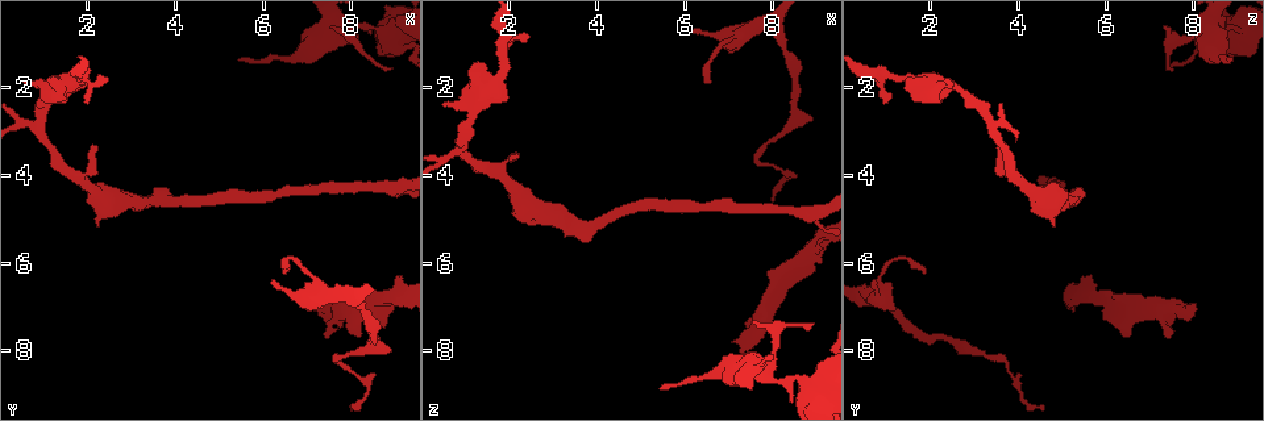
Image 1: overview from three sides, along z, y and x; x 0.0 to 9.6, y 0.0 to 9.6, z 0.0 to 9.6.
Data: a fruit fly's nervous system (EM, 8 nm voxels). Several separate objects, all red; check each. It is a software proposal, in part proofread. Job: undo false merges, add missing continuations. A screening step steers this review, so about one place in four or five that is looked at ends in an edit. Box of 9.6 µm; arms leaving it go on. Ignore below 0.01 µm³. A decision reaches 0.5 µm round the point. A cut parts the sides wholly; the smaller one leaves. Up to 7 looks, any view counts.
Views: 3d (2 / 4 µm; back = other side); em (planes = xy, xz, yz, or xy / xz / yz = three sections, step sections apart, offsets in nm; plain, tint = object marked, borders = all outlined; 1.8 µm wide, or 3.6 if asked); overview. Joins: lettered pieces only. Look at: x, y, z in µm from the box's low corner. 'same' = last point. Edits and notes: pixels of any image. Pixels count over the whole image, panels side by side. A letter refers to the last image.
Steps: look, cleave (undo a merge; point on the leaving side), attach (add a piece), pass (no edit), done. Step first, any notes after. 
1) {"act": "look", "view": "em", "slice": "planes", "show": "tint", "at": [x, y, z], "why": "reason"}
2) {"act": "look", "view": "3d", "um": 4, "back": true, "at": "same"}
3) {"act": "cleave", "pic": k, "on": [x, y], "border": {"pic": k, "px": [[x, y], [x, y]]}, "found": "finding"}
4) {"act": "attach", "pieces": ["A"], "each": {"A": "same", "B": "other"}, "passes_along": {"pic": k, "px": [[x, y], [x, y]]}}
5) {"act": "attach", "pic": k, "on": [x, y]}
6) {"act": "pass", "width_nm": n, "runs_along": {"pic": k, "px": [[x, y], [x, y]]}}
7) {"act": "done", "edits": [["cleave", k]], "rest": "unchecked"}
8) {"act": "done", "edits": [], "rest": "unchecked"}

{"act": "look", "view": "em", "slice": "planes", "show": "borders", "at": [7.60, 8.20, 3.50], "why": "sharp bend"}

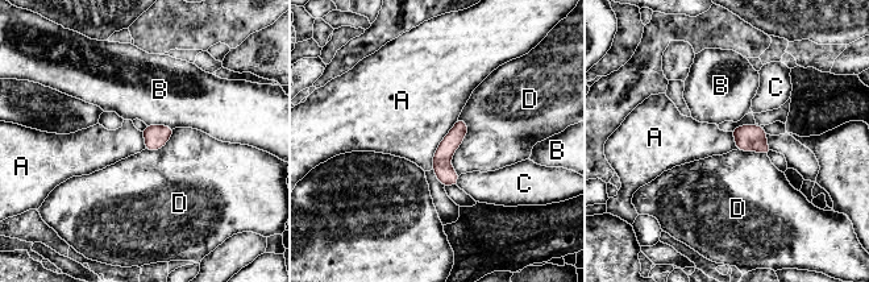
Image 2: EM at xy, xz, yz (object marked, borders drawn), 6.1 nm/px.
{"act": "pass", "longest_contact_nm": ["D", 360], "each": {"A": "other", "B": "other", "C": "other", "D": "other"}, "runs_along": {"pic": 2, "px": [[461, 123], [445, 150], [453, 182]]}, "found": "all the same cell"}

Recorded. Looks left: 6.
{"act": "look", "view": "em", "slice": "planes", "show": "borders", "at": [7.10, 7.00, 7.75], "why": "an open end"}

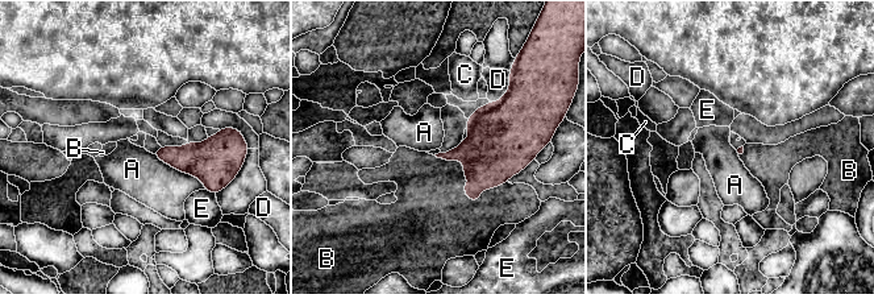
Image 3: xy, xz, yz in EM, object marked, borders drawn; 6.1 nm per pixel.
{"act": "attach", "pieces": ["B"], "longest_contact_nm": ["B", 480], "each": {"A": "other", "B": "same", "C": "other", "D": "other", "E": "other"}, "found": "the cell continues"}

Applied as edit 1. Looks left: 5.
{"act": "look", "view": "em", "um": 3.6, "slice": "planes", "show": "borders", "at": [8.40, 0.65, 8.70], "why": "sudden change in width"}

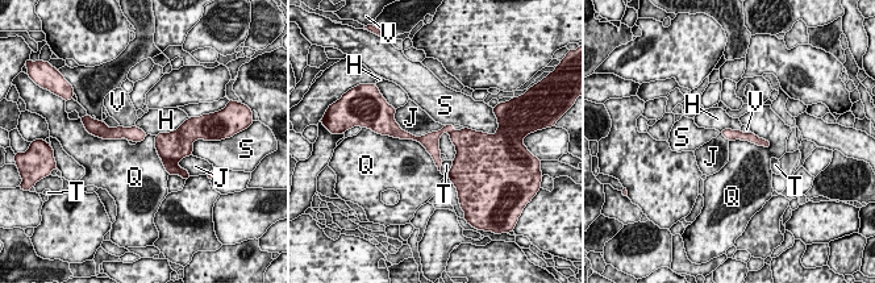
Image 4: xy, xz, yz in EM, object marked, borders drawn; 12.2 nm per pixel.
{"act": "cleave", "pic": 4, "on": [433, 138], "each": {"H": "other", "J": "other", "Q": "other", "S": "other", "T": "other", "V": "other"}, "border": {"pic": 4, "px": [[454, 130], [449, 133]]}, "found": "a second cell is stuck on"}

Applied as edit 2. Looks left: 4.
{"act": "done", "edits": [["attach", 3], ["cleave", 4]], "rest": "unchecked"}

